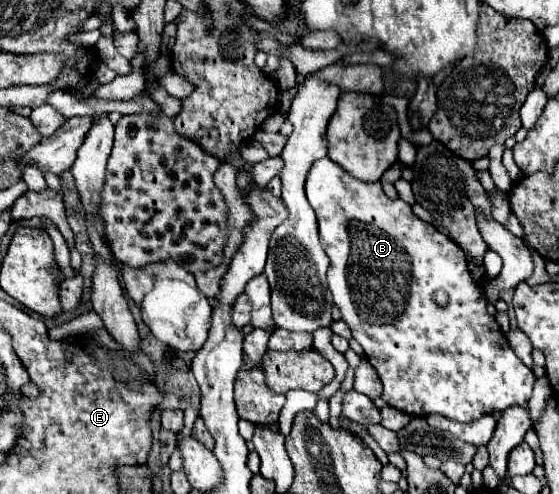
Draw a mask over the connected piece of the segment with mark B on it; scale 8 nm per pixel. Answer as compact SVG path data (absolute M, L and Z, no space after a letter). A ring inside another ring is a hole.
M323 157L323 159L317 159L309 173L307 173L307 181L305 181L305 193L307 193L307 199L309 199L309 205L315 209L317 213L317 221L319 221L319 241L325 249L325 253L329 255L331 259L331 265L329 265L329 271L327 271L327 281L329 281L329 289L333 293L333 301L335 305L339 307L341 311L341 317L343 321L351 327L353 331L353 337L359 341L359 345L363 347L365 355L367 355L367 361L375 367L375 371L379 373L381 377L381 383L383 383L383 401L395 409L401 409L409 415L415 415L415 417L425 417L429 413L439 413L439 415L445 415L453 421L461 421L461 423L467 423L467 421L473 421L473 419L479 419L483 415L489 415L497 409L507 409L507 407L513 407L513 405L525 405L529 399L531 399L531 391L533 391L533 383L535 383L535 375L533 371L523 365L517 355L513 353L513 349L509 347L509 341L507 337L503 337L503 333L499 331L495 319L487 313L487 303L485 303L485 297L481 293L481 289L473 283L471 275L469 275L469 269L467 269L467 259L465 259L465 253L447 237L443 235L441 231L437 231L433 225L421 221L413 211L411 211L411 205L407 205L405 201L401 199L389 199L385 193L383 193L383 187L381 183L361 183L353 177L347 175L345 169L337 167L337 163L333 163L329 157ZM435 291L445 291L449 301L445 307L437 305L435 303Z

